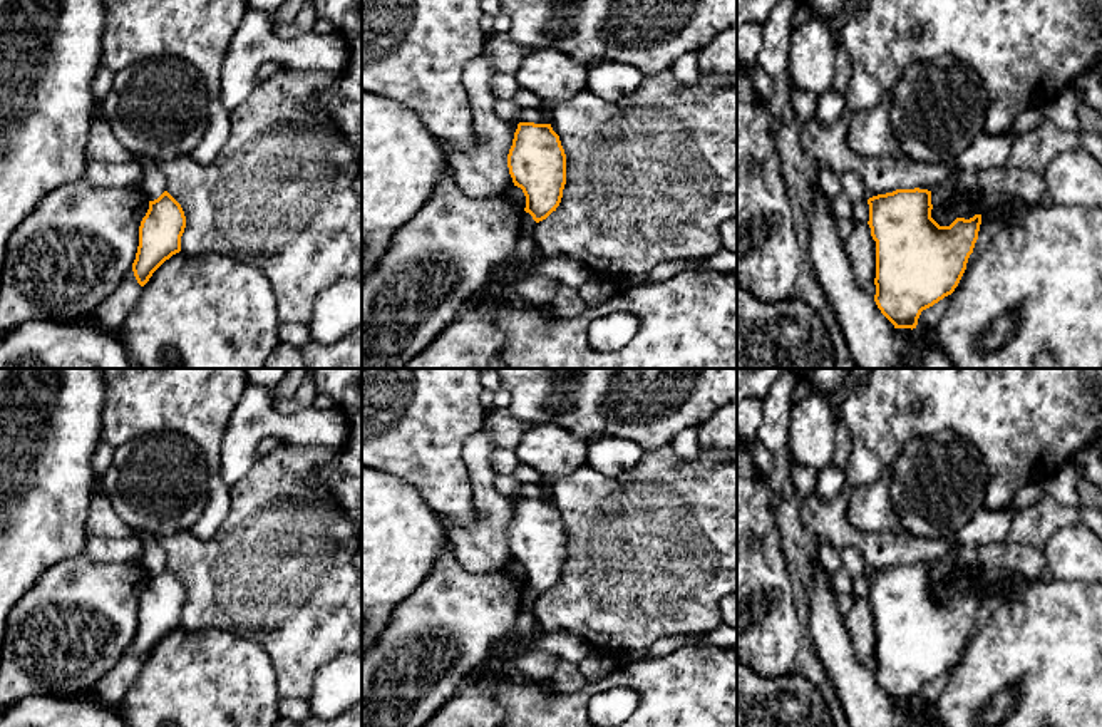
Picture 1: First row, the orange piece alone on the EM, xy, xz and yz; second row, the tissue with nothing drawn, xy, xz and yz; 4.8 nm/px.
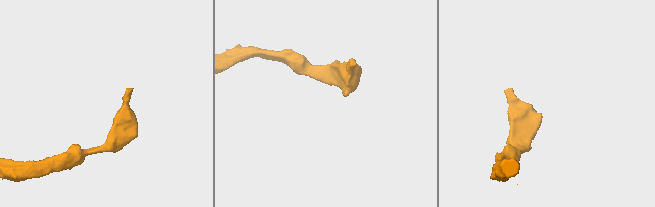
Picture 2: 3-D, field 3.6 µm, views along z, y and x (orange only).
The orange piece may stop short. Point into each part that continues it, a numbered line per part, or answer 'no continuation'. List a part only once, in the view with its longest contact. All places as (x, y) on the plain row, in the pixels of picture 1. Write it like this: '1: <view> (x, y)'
no continuation

